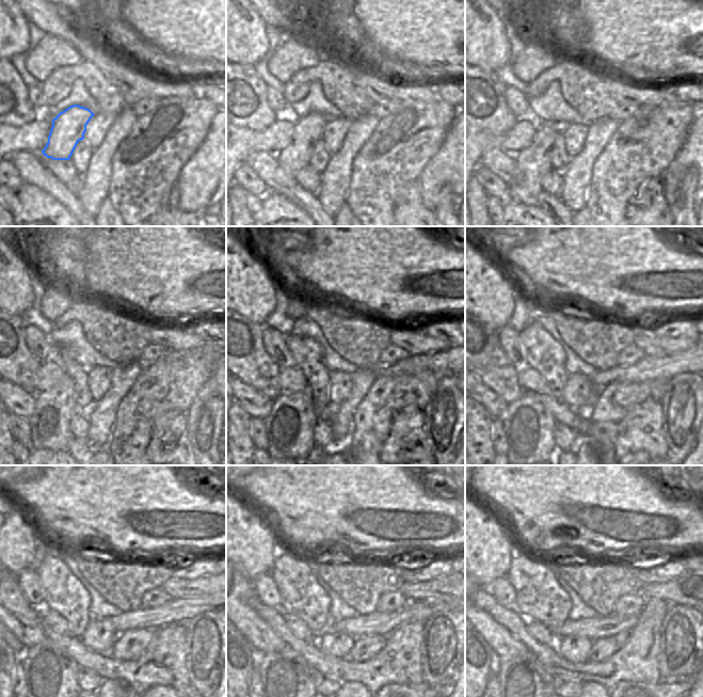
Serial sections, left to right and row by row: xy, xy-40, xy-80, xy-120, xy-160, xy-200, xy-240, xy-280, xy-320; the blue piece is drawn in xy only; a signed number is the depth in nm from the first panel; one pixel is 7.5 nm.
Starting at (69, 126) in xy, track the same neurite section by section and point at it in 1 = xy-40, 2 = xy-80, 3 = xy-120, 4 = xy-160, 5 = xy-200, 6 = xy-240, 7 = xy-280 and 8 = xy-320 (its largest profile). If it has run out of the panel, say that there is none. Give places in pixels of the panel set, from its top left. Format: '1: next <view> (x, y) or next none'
1: next xy-40 (307, 130)
2: next xy-80 (533, 162)
3: next xy-120 (49, 425)
4: next xy-160 (289, 425)
5: next xy-200 (528, 427)
6: next xy-240 (50, 674)
7: next xy-280 (286, 678)
8: next xy-320 (524, 682)

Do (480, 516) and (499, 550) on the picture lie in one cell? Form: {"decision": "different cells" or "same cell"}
{"decision": "same cell"}

